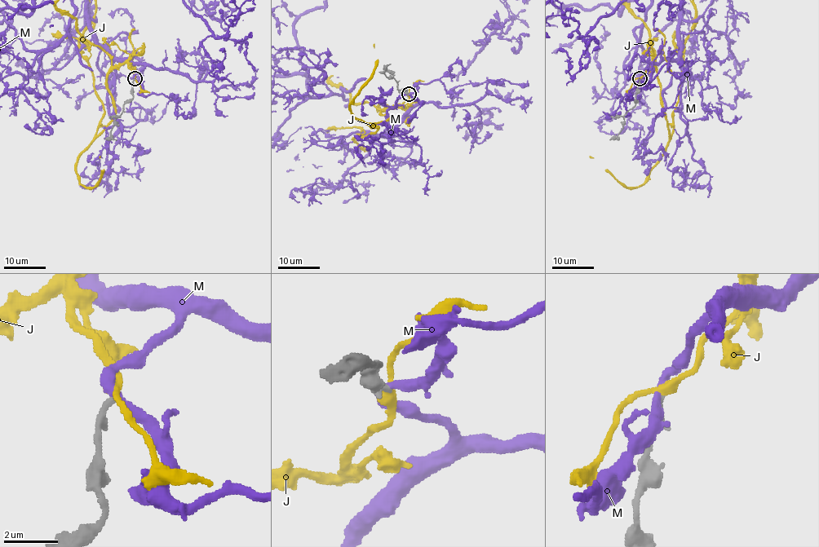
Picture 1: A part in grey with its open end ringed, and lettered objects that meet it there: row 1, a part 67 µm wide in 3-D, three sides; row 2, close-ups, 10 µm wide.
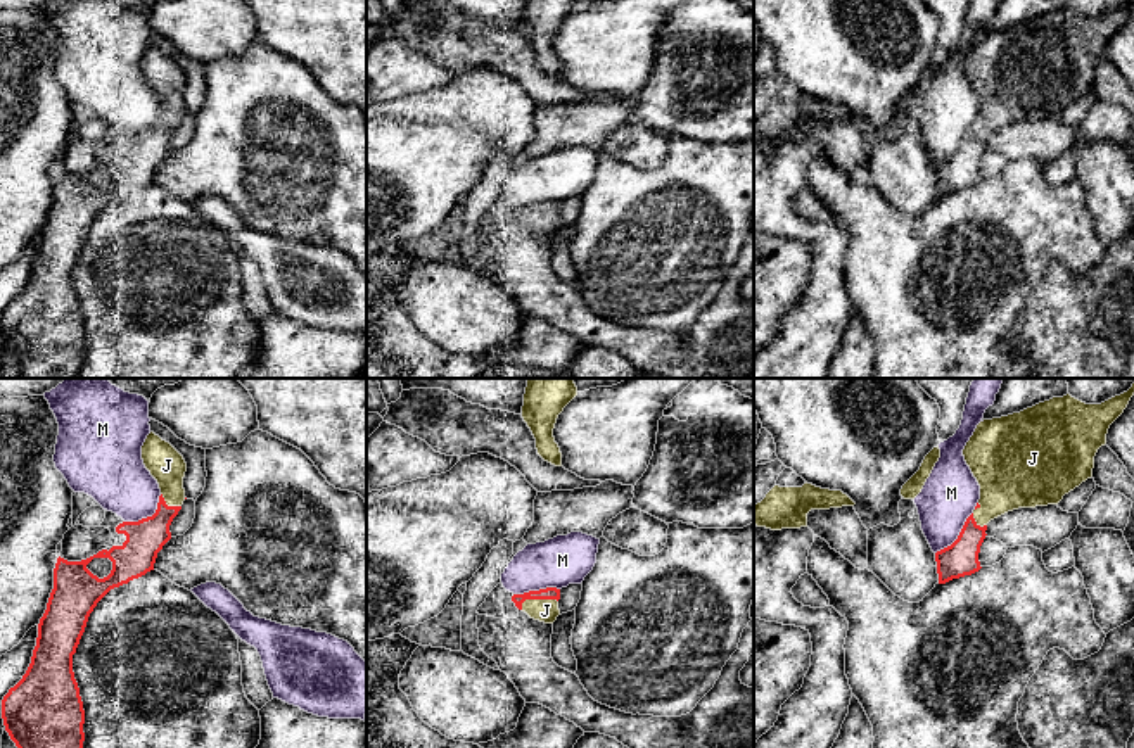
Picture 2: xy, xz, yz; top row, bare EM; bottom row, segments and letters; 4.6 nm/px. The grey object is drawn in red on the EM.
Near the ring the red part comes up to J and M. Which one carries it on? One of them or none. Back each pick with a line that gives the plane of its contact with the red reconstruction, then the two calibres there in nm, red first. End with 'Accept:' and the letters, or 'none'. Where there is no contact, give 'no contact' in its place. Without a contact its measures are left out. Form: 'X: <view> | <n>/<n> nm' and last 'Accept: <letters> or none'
J: xz | 60/110 nm
Accept: J

